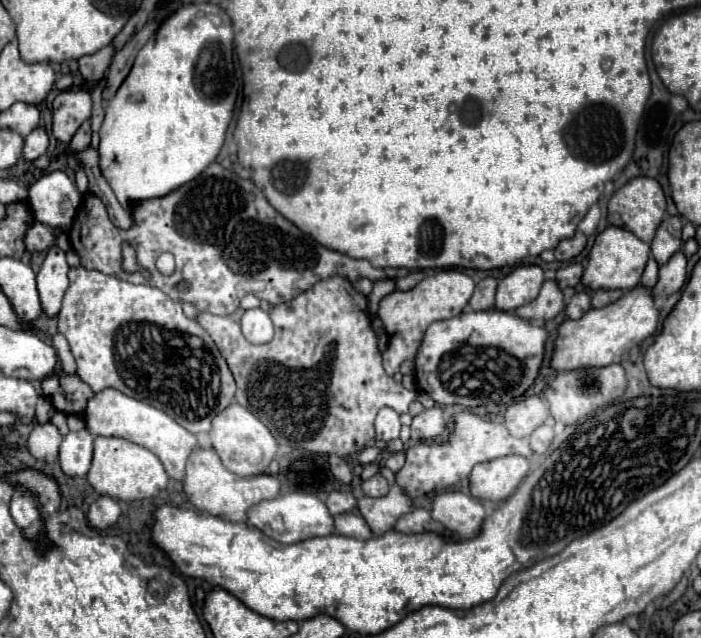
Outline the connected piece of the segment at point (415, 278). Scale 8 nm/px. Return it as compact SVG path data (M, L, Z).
M415 271L415 273L407 273L407 275L403 275L403 277L397 277L397 279L395 279L395 283L397 283L395 289L407 291L407 289L415 287L423 277L425 277L425 271Z

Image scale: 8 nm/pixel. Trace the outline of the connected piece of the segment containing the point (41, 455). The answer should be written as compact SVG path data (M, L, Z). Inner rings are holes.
M53 423L35 425L29 439L27 439L27 449L35 459L45 461L45 463L53 463L53 461L57 461L61 439L63 437Z

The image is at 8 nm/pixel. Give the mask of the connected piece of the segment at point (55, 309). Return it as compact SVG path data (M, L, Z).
M51 247L47 257L37 273L37 291L41 297L41 307L47 317L55 317L61 309L63 295L69 287L67 281L69 265L65 261L65 253L59 247Z

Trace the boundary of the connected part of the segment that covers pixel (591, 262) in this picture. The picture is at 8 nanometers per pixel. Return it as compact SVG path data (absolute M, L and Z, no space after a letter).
M605 227L589 251L587 267L583 271L581 283L589 289L633 289L639 285L643 267L649 259L649 245L637 239L631 231L621 227Z

